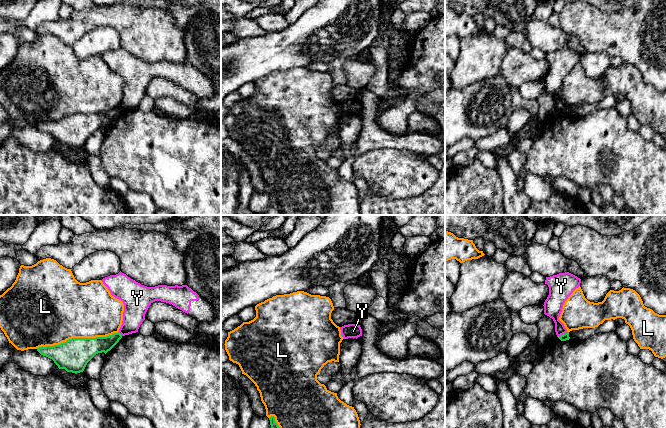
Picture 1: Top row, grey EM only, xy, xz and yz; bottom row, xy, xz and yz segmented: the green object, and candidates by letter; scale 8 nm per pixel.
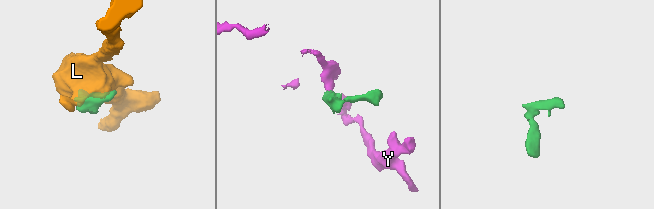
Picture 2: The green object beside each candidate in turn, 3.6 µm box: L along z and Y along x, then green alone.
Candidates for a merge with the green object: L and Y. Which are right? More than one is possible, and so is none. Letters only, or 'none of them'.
none of them

